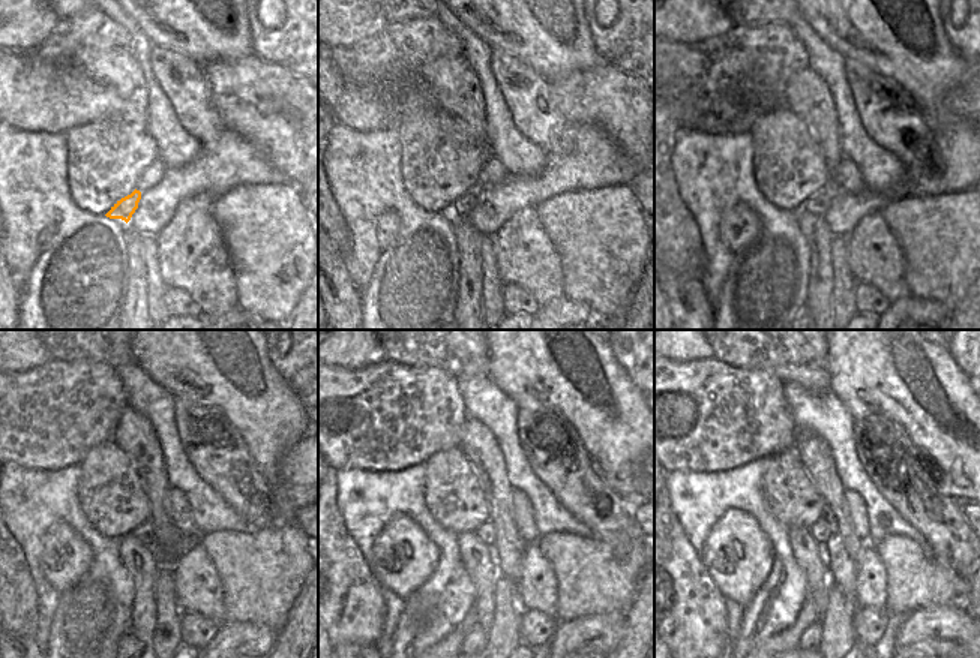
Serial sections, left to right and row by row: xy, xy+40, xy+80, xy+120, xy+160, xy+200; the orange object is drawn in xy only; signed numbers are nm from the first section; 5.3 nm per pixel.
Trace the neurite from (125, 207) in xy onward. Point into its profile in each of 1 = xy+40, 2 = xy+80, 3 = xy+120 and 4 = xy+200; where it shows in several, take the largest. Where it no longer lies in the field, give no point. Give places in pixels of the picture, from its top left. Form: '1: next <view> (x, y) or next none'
1: next xy+40 (464, 204)
2: next xy+80 (818, 203)
3: next xy+120 (144, 534)
4: next xy+200 (821, 531)

